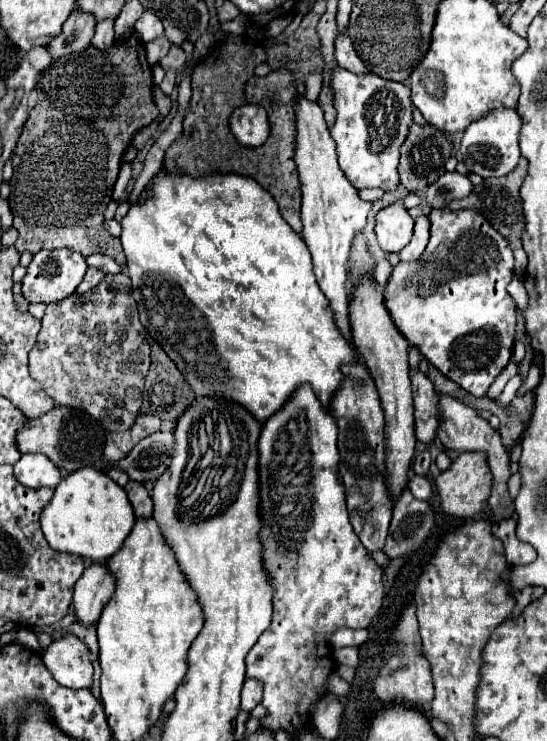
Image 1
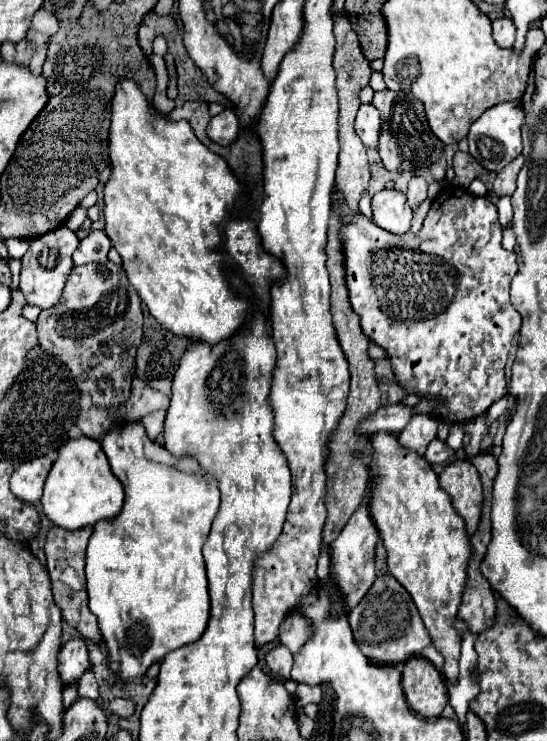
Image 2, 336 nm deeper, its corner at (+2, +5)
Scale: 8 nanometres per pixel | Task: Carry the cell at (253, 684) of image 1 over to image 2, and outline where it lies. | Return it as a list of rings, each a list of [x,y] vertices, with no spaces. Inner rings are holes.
[[[276,645],[264,655],[268,669],[278,677],[278,679],[290,679],[290,669],[292,669],[292,653],[284,645]]]

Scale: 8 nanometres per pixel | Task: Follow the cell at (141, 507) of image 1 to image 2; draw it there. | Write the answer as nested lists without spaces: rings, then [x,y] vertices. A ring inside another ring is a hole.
[[[158,409],[154,413],[148,413],[142,419],[142,423],[144,423],[144,427],[146,427],[148,435],[150,435],[150,439],[156,439],[164,431],[164,425],[162,425],[164,423],[164,417],[166,417],[166,409]]]

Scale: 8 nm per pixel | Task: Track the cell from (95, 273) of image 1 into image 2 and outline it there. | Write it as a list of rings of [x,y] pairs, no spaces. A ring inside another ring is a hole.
[[[92,229],[84,239],[80,239],[80,245],[76,249],[76,253],[72,255],[74,265],[84,265],[84,263],[100,263],[106,261],[106,253],[112,247],[112,241],[108,239],[108,235],[104,231]]]

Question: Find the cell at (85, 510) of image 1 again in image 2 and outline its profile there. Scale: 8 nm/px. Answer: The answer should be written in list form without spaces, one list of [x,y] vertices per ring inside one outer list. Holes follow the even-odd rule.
[[[86,435],[68,439],[60,447],[60,453],[54,459],[54,465],[44,485],[44,495],[42,495],[44,515],[58,527],[82,529],[86,525],[98,523],[100,519],[110,519],[118,515],[122,501],[124,501],[122,483],[110,471],[108,459],[100,443]]]

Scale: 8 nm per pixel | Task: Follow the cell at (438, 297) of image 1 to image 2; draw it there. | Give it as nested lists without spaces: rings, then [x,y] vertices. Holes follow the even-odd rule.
[[[446,185],[446,187],[442,187],[442,191],[432,201],[432,207],[430,207],[430,211],[424,219],[424,225],[416,235],[410,233],[410,231],[404,233],[404,235],[386,233],[382,227],[378,227],[376,223],[372,223],[364,215],[352,213],[352,209],[348,209],[348,205],[344,205],[344,199],[336,191],[332,193],[332,199],[334,199],[334,203],[338,203],[336,211],[342,217],[340,239],[344,241],[344,271],[346,271],[346,285],[348,285],[350,305],[354,309],[354,313],[360,317],[360,325],[362,325],[364,335],[386,351],[386,357],[392,365],[392,371],[394,371],[394,377],[396,377],[398,385],[406,393],[418,395],[418,397],[428,399],[428,401],[442,399],[442,403],[436,407],[436,415],[440,415],[440,417],[444,417],[452,423],[468,423],[470,419],[486,413],[490,409],[490,405],[494,405],[496,401],[500,401],[506,395],[504,365],[506,365],[506,357],[508,357],[508,351],[510,351],[510,341],[520,331],[520,313],[512,307],[510,295],[508,295],[510,281],[518,271],[516,253],[506,251],[500,243],[502,241],[502,225],[498,223],[496,205],[492,203],[492,199],[476,197],[476,195],[472,195],[470,191],[466,191],[458,185]]]

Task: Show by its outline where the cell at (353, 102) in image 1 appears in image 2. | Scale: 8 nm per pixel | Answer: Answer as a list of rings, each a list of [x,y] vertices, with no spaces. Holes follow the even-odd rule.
[[[362,103],[356,115],[356,133],[366,147],[376,149],[378,137],[380,137],[380,125],[382,125],[382,119],[380,119],[378,109],[374,105]]]

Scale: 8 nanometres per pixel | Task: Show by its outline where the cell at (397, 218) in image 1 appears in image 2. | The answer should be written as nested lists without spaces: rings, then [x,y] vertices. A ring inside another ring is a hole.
[[[382,189],[372,197],[372,221],[396,235],[410,231],[412,209],[406,203],[406,195],[396,189]]]

